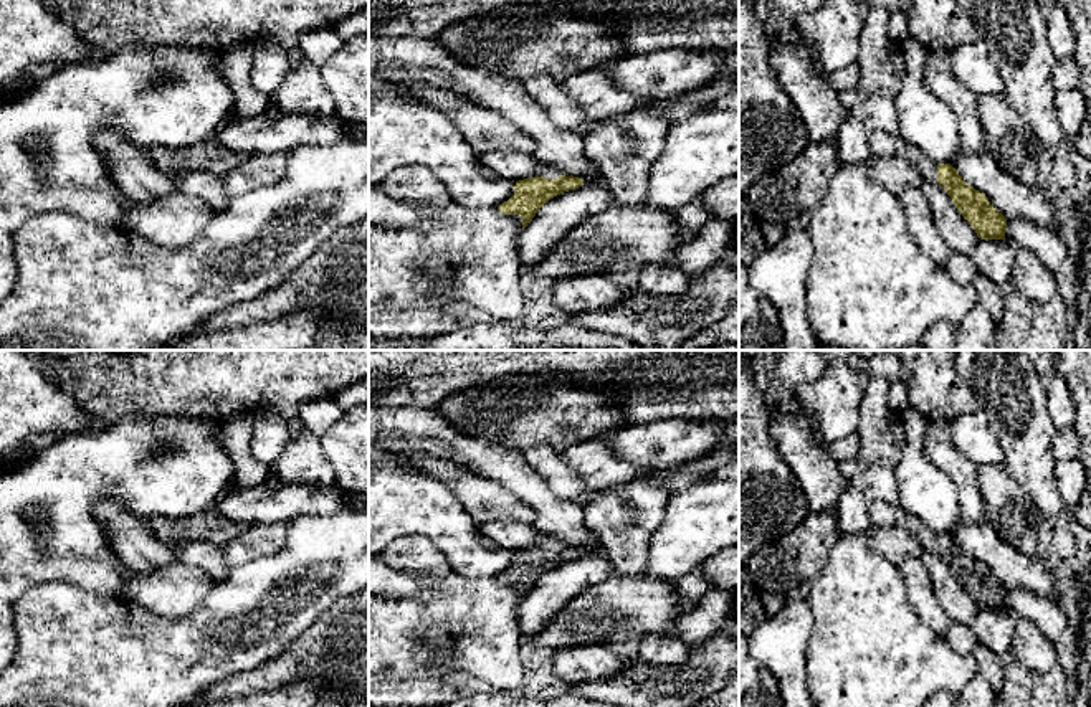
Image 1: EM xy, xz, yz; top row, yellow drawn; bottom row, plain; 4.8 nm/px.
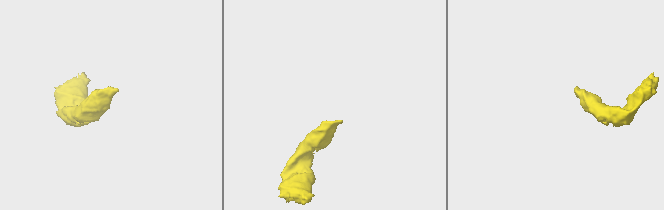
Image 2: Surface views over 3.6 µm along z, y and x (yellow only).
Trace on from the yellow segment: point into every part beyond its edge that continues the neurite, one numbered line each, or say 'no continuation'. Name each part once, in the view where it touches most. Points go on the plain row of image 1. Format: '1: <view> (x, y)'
1: xz (544, 540)

